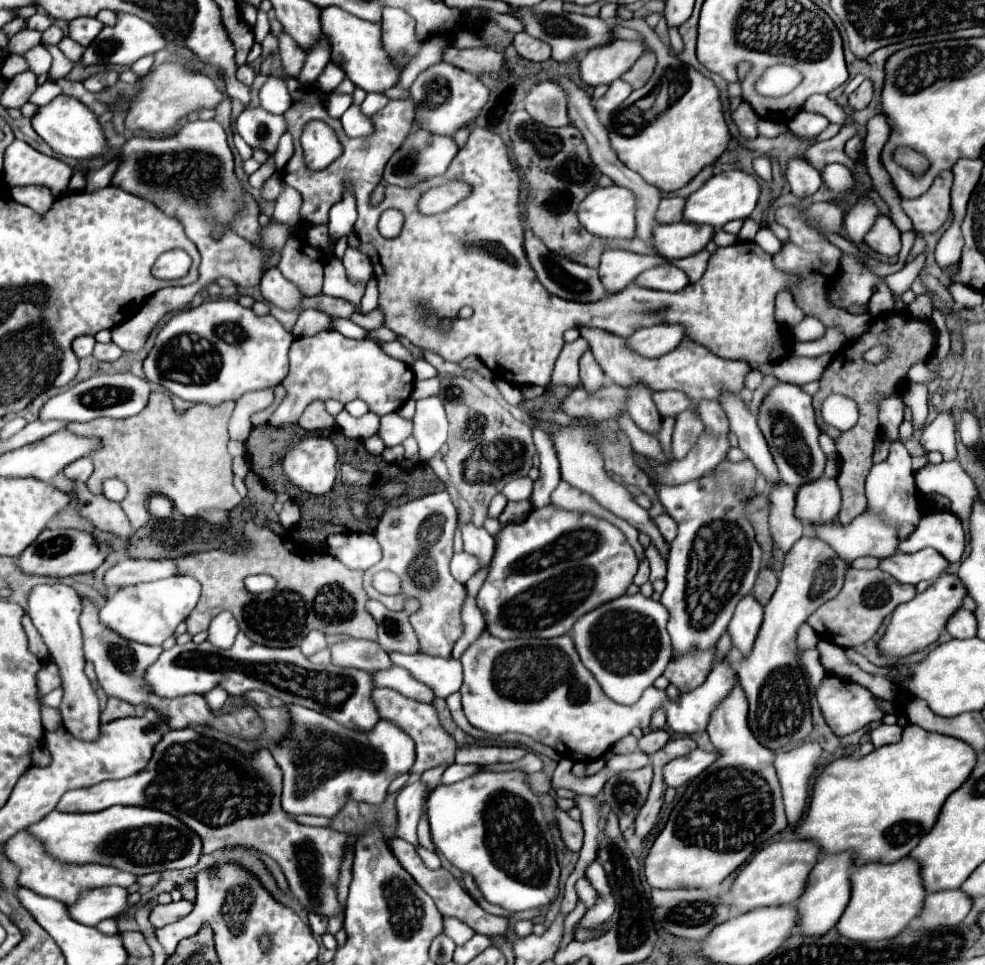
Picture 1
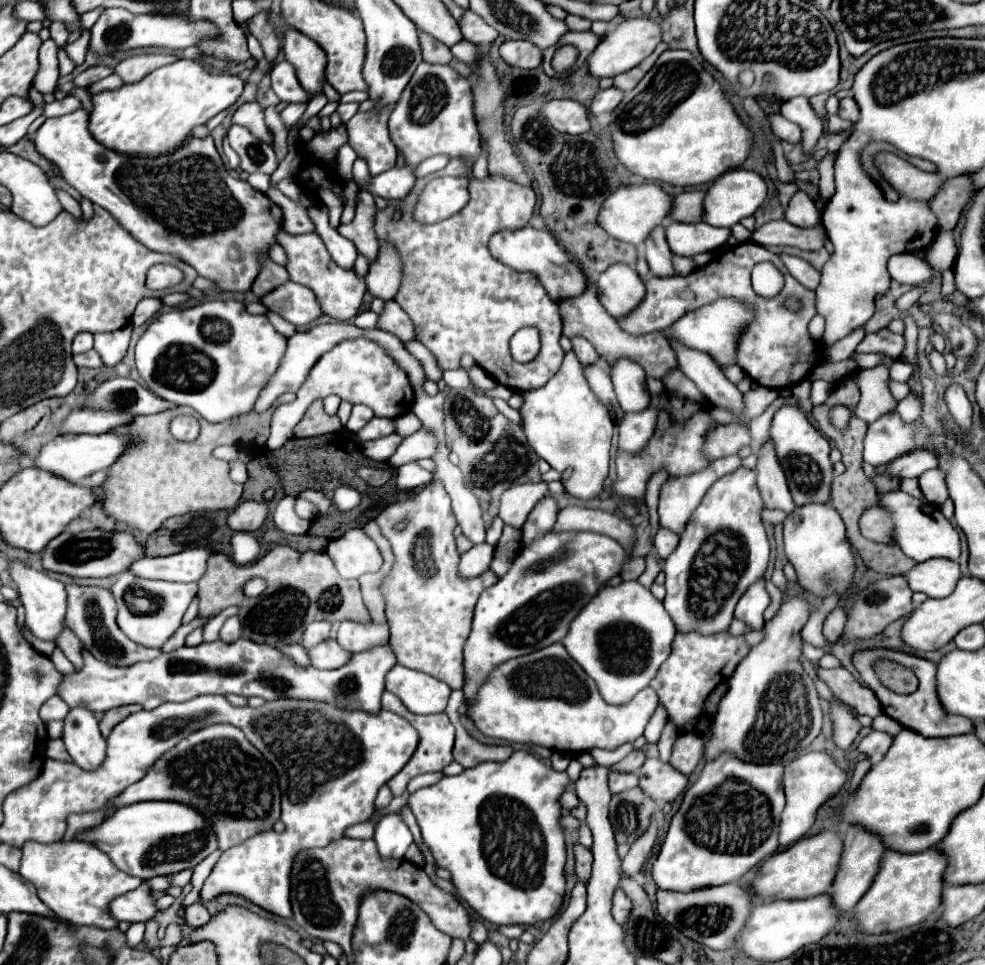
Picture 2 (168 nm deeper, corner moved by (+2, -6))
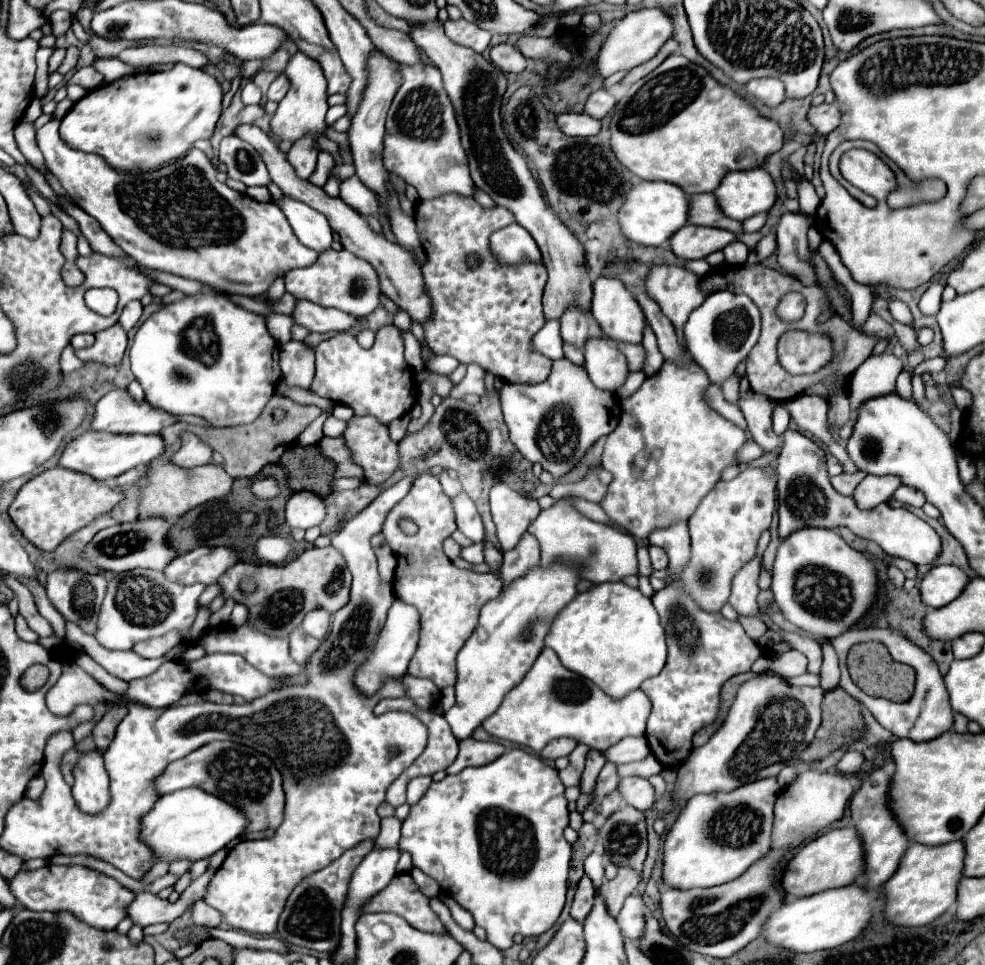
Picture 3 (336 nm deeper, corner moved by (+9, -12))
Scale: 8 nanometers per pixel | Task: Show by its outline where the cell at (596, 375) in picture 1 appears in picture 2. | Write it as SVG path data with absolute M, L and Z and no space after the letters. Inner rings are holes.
M572 338L572 350L574 350L574 354L578 356L578 360L580 360L582 366L590 366L592 362L598 360L596 350L594 350L592 344L586 342L584 338Z

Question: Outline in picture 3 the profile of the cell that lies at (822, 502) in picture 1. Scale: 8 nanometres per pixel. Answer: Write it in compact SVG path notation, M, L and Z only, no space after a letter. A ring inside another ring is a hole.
M801 528L779 544L771 590L781 614L793 626L831 640L869 614L877 600L879 578L873 560L853 550L835 530Z

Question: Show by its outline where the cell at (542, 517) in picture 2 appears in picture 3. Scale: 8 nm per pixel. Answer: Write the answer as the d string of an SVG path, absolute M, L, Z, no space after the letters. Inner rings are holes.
M525 534L513 550L503 552L503 566L499 570L503 588L509 586L513 580L519 580L525 570L535 566L539 566L539 546L531 534Z

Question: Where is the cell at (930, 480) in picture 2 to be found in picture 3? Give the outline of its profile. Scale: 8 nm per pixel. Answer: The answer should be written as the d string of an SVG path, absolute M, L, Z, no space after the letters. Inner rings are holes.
M899 486L897 492L893 494L893 498L901 500L901 502L907 502L911 506L917 506L917 508L921 508L925 504L925 496L921 492L913 490L913 488L907 488L907 486Z

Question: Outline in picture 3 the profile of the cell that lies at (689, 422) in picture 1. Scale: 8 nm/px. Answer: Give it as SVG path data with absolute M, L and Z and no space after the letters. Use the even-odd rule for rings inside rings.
M747 442L743 448L741 448L741 452L739 452L739 460L741 462L751 462L751 460L757 460L757 458L761 458L765 452L763 452L763 448L759 448L759 444L755 444L755 442Z

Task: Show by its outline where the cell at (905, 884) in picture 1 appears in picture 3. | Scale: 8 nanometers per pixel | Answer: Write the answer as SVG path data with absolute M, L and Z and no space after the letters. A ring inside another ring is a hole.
M963 840L925 846L913 842L901 858L899 870L885 882L885 916L897 926L925 926L955 904L957 884L963 878Z

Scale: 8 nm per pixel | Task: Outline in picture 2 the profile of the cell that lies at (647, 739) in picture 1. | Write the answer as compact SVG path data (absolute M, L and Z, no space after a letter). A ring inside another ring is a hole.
M632 750L622 762L618 762L616 766L612 766L612 770L620 770L620 772L636 772L640 770L640 766L644 764L646 754L642 750Z

